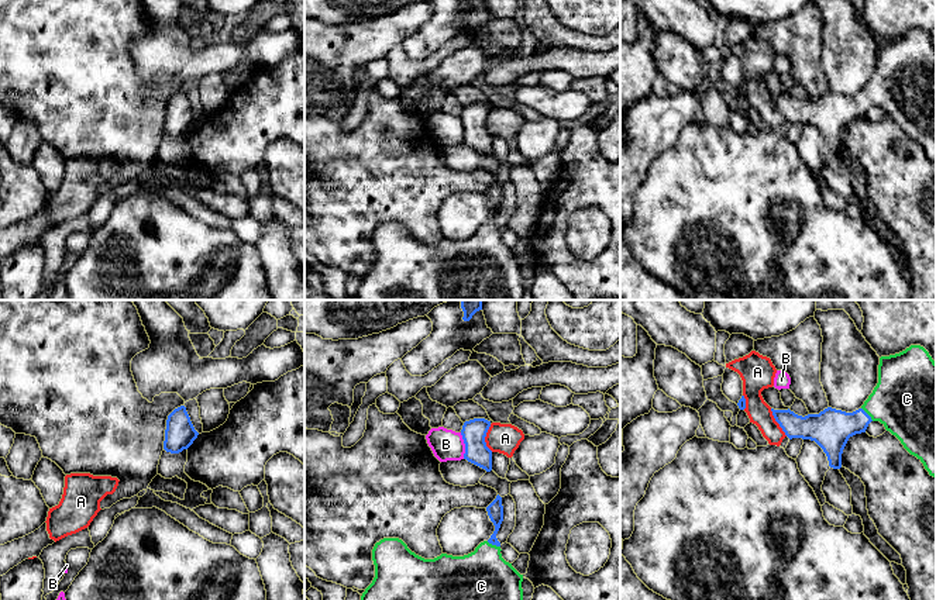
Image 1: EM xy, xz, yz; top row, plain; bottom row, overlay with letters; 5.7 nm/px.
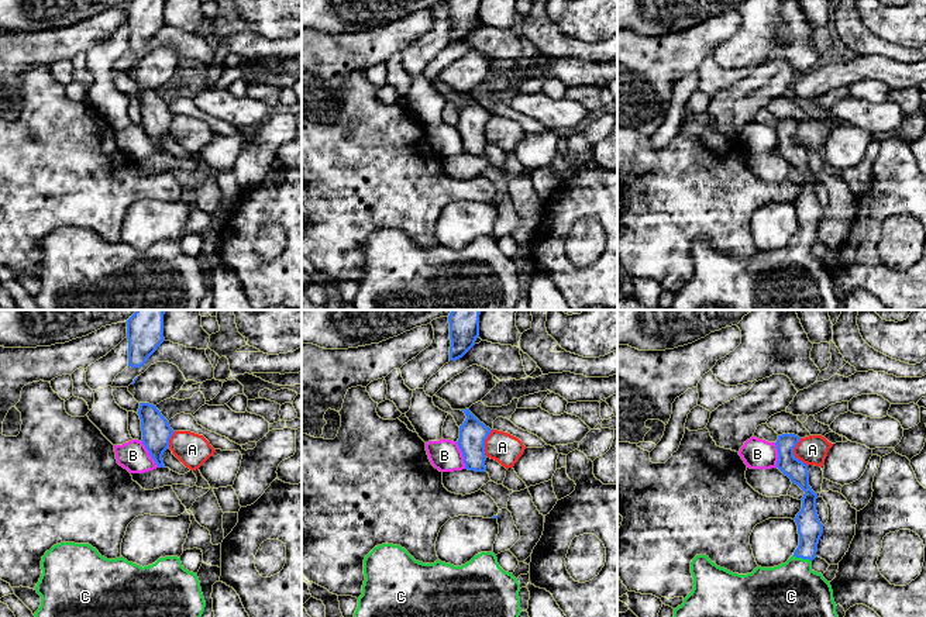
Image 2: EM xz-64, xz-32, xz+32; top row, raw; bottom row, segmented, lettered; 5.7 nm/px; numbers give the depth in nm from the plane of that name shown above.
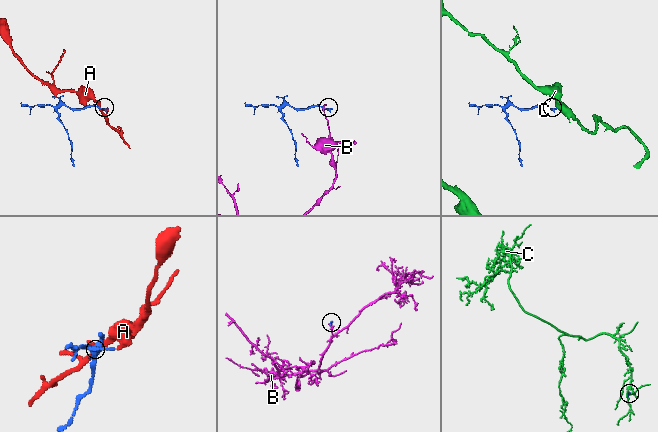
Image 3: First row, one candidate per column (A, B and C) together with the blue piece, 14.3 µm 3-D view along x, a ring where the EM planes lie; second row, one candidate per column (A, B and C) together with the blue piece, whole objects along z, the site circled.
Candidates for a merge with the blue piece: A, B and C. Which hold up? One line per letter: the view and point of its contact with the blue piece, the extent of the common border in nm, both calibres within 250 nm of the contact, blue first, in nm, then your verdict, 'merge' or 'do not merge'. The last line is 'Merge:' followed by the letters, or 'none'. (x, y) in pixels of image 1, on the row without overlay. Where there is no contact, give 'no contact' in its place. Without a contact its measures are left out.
A: contact xz (484, 123); length 160 nm; calibres 140 and 180 nm; do not merge
B: contact xz (465, 130); length 150 nm; calibres 140 and 180 nm; do not merge
C: contact xz (494, 228); length 90 nm; calibres 100 and 400 nm; merge
Merge: C

